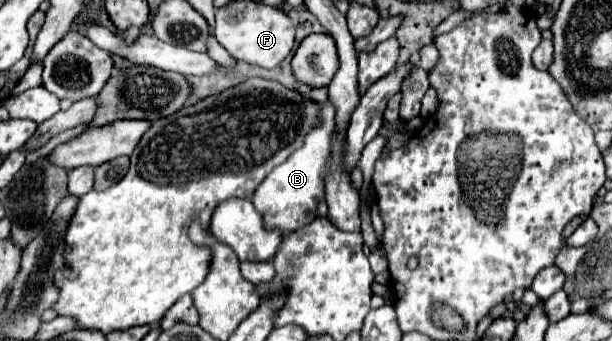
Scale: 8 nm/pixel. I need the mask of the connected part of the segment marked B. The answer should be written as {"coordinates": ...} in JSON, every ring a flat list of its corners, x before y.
{"coordinates":[[330,103,322,105,320,111,322,125,312,129,304,145,296,149,282,165,278,165,254,191,252,203,264,215,264,223,268,227,276,227,280,231,296,231,308,225,316,217,316,199,324,197,324,171,330,159,330,143,334,133,334,107]]}

